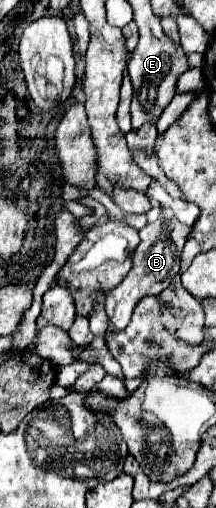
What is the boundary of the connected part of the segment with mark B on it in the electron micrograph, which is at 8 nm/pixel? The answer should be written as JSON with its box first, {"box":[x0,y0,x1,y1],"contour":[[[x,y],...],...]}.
{"box":[105,207,191,331],"contour":[[[163,207],[161,215],[155,223],[149,223],[139,231],[141,243],[137,245],[135,255],[133,255],[133,269],[129,271],[129,275],[113,291],[107,293],[105,313],[111,321],[113,331],[123,331],[127,327],[127,323],[131,321],[131,313],[133,313],[135,305],[145,295],[159,295],[163,289],[167,289],[171,285],[173,277],[179,273],[181,251],[183,251],[189,235],[191,235],[191,227],[179,223],[175,219],[173,211],[167,209],[167,207]]]}

